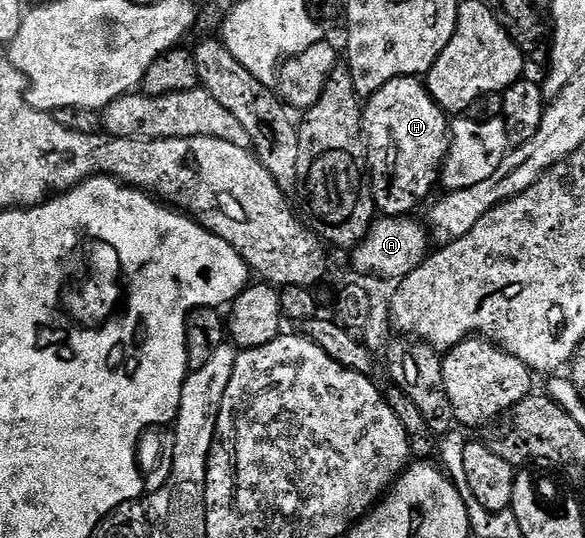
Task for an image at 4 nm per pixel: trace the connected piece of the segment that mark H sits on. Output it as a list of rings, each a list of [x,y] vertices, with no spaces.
[[[402,76],[385,82],[366,101],[363,110],[363,140],[365,141],[365,168],[369,173],[371,196],[375,207],[384,217],[403,218],[411,212],[440,183],[443,160],[449,143],[449,116],[439,103],[427,93],[427,85],[414,76]]]

